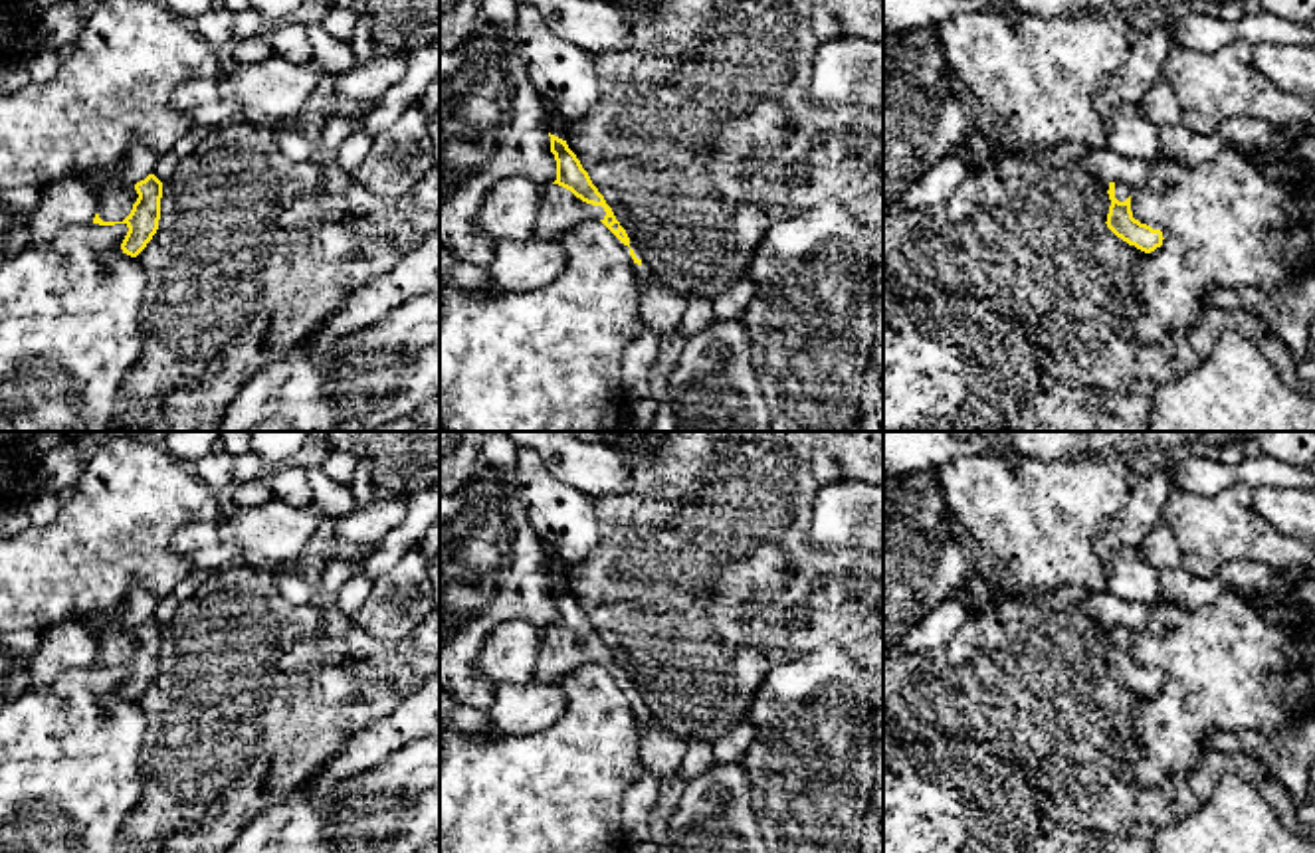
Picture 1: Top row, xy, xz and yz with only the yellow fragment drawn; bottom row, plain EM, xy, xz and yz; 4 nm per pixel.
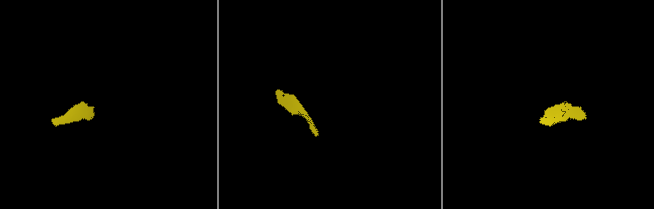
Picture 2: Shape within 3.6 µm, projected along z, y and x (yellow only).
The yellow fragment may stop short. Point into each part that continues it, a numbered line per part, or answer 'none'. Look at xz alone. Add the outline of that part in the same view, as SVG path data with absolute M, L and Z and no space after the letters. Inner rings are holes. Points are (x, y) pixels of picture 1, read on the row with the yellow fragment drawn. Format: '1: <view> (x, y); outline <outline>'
1: xz (559, 208); outline M547 184L541 188L533 237L556 239L572 226L584 220L604 220L604 216L606 212L602 206L586 204L558 184Z

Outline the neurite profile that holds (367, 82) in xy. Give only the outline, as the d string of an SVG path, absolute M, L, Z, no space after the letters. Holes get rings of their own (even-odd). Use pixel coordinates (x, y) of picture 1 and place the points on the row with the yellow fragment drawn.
M378 49L368 61L356 61L351 71L327 79L325 87L337 95L372 105L404 75L406 65L408 53Z

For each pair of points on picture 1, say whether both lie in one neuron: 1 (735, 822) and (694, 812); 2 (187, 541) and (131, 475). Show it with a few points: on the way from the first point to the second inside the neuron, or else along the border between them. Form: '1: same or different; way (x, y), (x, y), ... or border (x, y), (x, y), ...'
1: same; way (725, 822), (704, 822)
2: different; border (222, 519), (175, 533), (171, 547), (195, 572)

